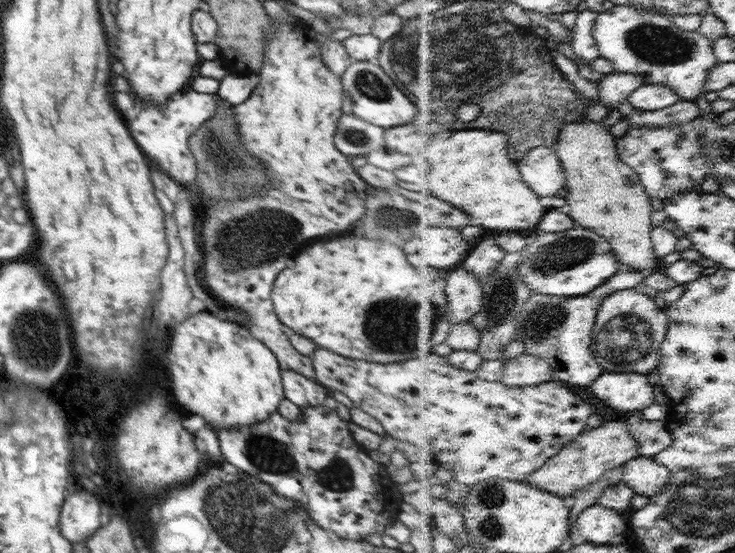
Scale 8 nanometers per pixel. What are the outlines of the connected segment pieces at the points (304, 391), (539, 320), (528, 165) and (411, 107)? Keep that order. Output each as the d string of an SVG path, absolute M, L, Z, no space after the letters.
M282 370L281 379L285 398L299 407L320 406L331 394L316 380L310 380L291 370Z
M626 265L618 270L617 276L612 277L608 283L598 287L589 295L554 296L534 293L517 319L519 327L516 340L524 344L524 352L534 353L554 367L556 381L564 381L569 385L592 387L606 371L598 362L593 349L597 320L602 305L614 292L634 287L640 282L646 281L646 278L648 278L646 273L632 270Z
M548 145L536 147L519 164L525 179L540 197L564 194L569 176L557 149Z
M354 61L340 79L345 94L351 98L352 113L366 122L386 129L411 123L412 118L420 118L416 116L416 105L379 64Z

